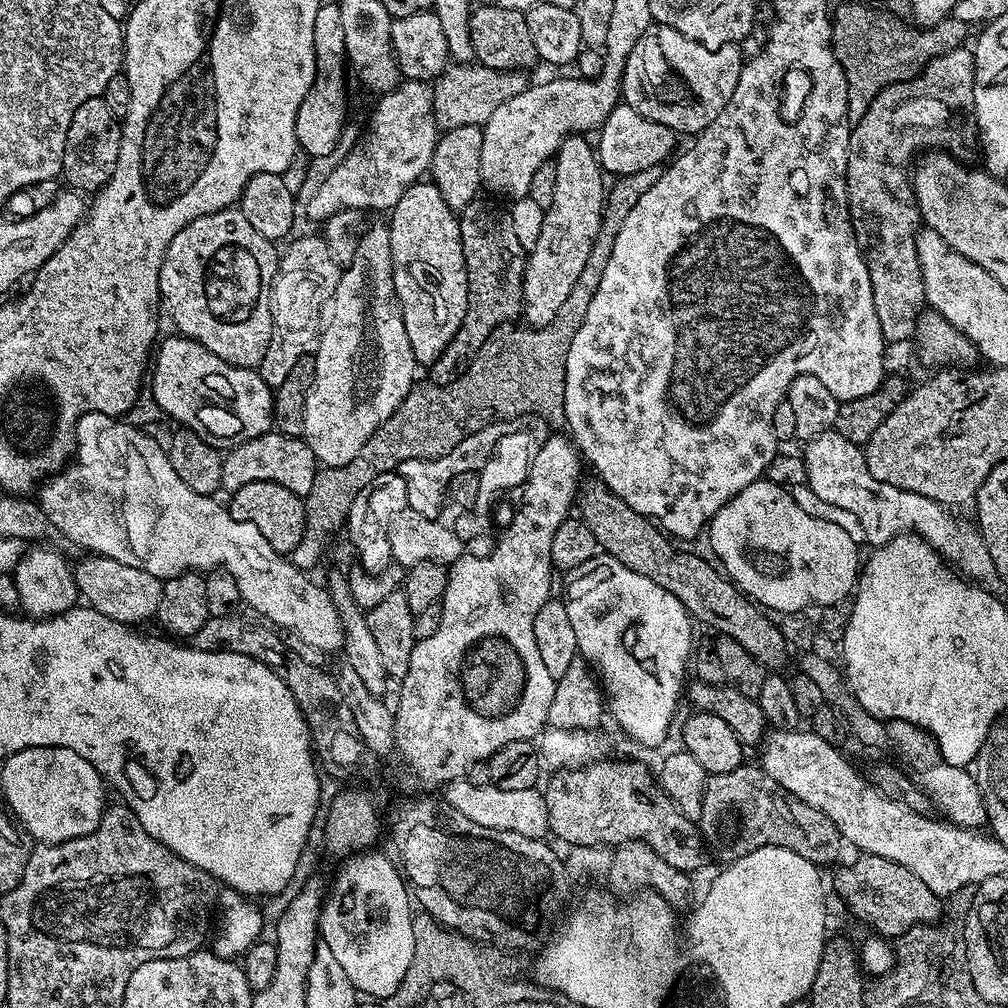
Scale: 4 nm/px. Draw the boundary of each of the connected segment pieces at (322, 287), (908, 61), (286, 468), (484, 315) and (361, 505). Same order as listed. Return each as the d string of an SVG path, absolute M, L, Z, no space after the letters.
M320 234L298 237L292 249L279 257L276 276L272 279L272 341L258 369L269 388L280 388L286 382L286 374L294 370L294 362L313 351L322 331L320 307L331 301L341 275L341 267Z
M868 4L835 5L832 17L832 53L838 58L848 83L848 123L857 124L866 114L870 102L886 86L897 84L903 80L913 80L934 58L946 54L950 50L961 47L970 32L970 25L955 18L940 20L932 28L919 28L899 20L892 12L883 12L880 8L871 8Z
M275 430L263 432L253 440L242 440L232 453L223 457L221 489L225 493L236 492L246 482L278 482L296 496L307 497L318 471L318 461L310 446L301 437L284 436Z
M477 198L462 209L458 216L460 237L462 238L462 254L466 262L466 278L468 279L468 305L462 318L462 326L458 326L458 334L450 338L450 346L430 366L431 383L449 384L454 382L474 362L474 358L488 345L489 340L497 335L505 326L511 325L515 316L519 317L524 310L524 266L526 250L522 242L518 242L511 211L507 207L499 208L492 200Z
M387 472L380 474L378 478L374 478L368 483L358 497L354 500L354 505L350 508L348 522L346 525L346 533L356 548L358 554L358 564L369 573L380 573L392 561L390 540L387 538L389 530L398 522L399 516L408 508L407 484L404 478L397 472Z

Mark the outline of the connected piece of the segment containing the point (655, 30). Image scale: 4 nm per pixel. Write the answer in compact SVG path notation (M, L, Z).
M653 22L642 38L634 45L634 50L625 60L625 70L621 78L622 100L634 108L640 115L647 119L670 127L677 134L692 132L698 134L730 102L730 94L734 94L734 86L738 86L738 78L742 67L739 47L736 44L727 44L721 48L707 48L674 30L665 24Z

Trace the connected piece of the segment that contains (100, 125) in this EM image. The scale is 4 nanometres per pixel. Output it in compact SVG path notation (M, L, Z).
M101 97L90 98L74 110L70 118L70 130L66 130L62 169L63 179L68 179L69 189L92 194L108 183L118 166L121 127L121 121L114 114L110 114L110 106L106 106Z

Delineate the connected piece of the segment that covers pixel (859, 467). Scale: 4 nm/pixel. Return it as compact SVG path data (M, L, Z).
M823 432L807 441L805 448L808 449L803 449L802 455L808 475L808 488L825 502L842 506L842 510L850 510L850 514L856 515L858 522L862 522L862 530L866 530L869 545L879 546L896 536L915 534L935 548L959 575L969 581L981 586L997 583L994 558L990 558L990 550L986 550L986 542L980 537L979 527L955 520L948 513L951 511L936 500L898 490L898 486L890 486L890 482L878 482L878 478L870 474L870 466L866 466L863 447L850 442L850 438L842 438L840 432Z

